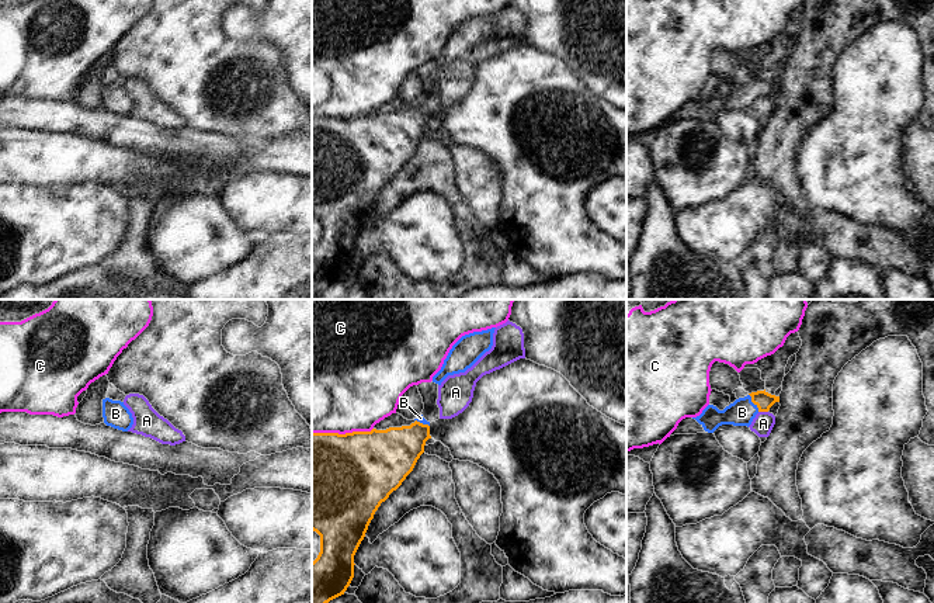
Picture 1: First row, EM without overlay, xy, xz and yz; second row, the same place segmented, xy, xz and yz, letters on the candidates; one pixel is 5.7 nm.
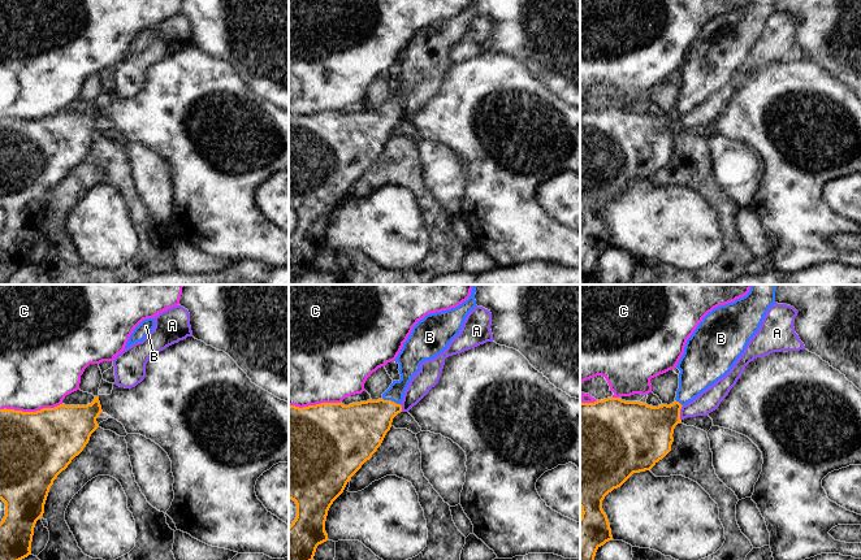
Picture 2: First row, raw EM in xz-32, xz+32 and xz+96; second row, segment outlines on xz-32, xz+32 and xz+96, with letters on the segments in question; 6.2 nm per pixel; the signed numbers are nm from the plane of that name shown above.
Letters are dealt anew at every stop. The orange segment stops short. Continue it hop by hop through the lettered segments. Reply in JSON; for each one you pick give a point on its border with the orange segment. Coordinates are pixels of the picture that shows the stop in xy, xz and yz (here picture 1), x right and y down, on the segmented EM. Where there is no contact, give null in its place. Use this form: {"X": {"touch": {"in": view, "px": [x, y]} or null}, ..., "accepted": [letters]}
{"B": {"touch": {"in": "yz", "px": [753, 402]}}, "accepted": ["B"]}

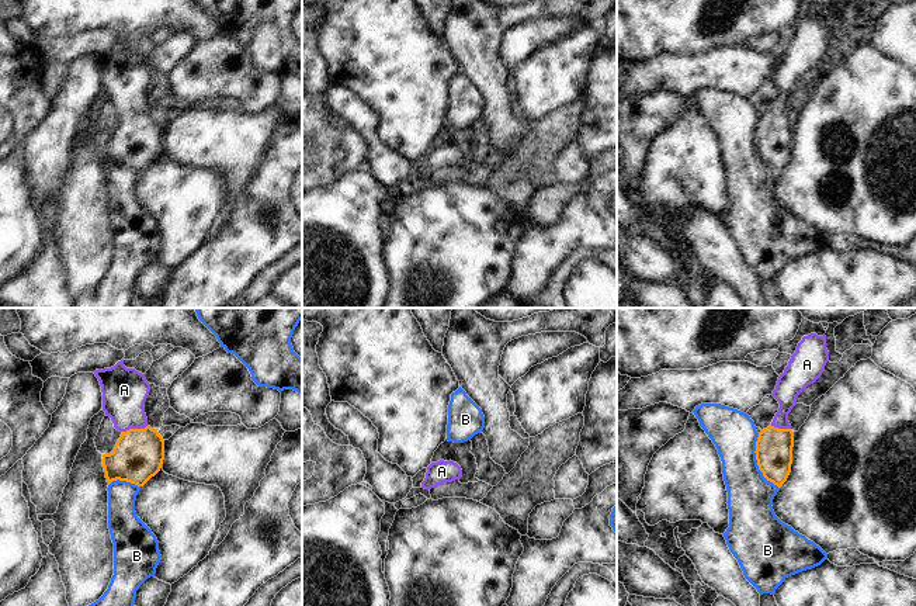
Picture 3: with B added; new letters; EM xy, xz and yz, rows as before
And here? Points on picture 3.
{"A": {"touch": {"in": "xy", "px": [134, 429]}}, "accepted": ["A"]}

